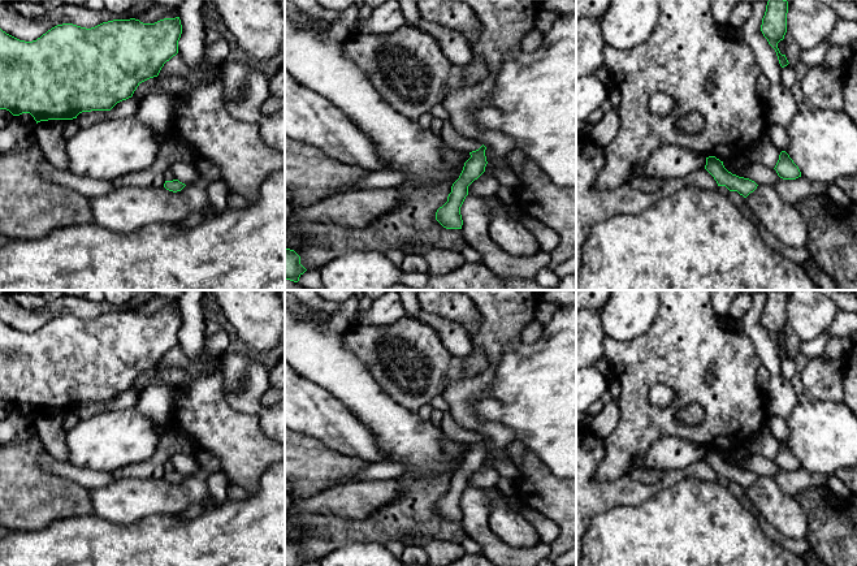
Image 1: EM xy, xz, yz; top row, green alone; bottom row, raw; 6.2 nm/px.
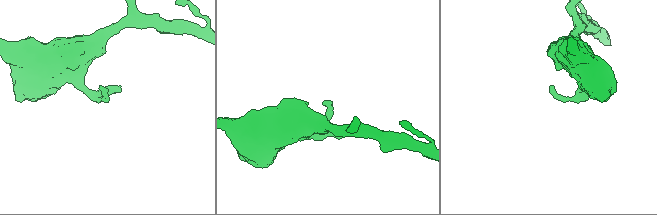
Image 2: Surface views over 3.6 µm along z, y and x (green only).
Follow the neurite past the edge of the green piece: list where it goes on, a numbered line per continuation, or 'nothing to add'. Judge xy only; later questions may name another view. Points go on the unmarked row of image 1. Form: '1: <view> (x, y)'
nothing to add

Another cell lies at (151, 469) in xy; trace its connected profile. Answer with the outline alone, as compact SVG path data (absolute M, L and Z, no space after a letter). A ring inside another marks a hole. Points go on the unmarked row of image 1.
M165 432L157 445L156 451L142 463L133 463L129 467L120 467L112 471L114 479L139 478L139 479L163 479L165 475L165 463L174 454L186 453L194 455L198 450L195 440L185 432Z

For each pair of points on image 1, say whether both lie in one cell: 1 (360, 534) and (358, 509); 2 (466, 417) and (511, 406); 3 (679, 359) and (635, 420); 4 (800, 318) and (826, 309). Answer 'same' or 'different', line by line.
1: different
2: different
3: same
4: same

